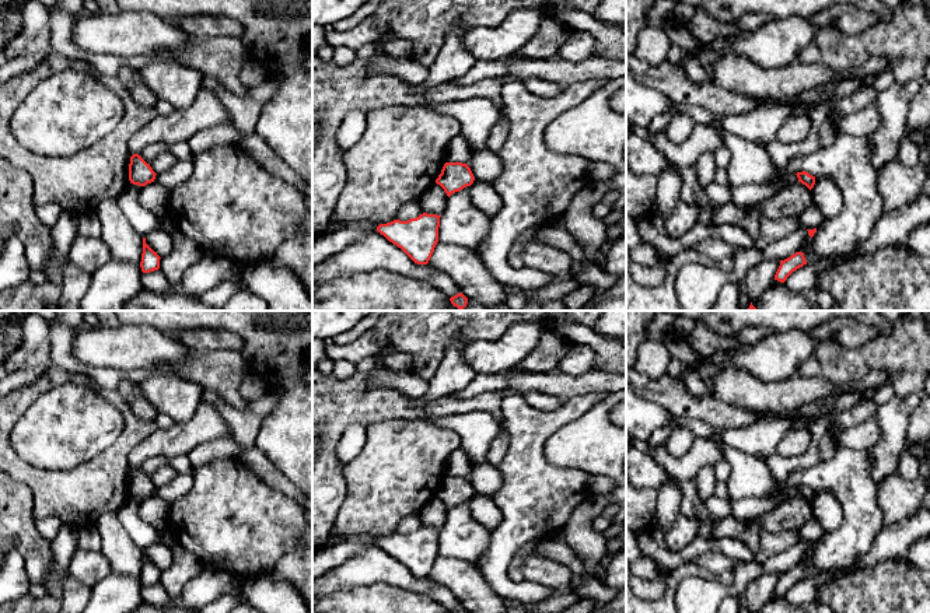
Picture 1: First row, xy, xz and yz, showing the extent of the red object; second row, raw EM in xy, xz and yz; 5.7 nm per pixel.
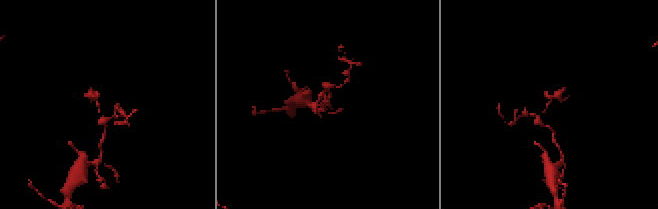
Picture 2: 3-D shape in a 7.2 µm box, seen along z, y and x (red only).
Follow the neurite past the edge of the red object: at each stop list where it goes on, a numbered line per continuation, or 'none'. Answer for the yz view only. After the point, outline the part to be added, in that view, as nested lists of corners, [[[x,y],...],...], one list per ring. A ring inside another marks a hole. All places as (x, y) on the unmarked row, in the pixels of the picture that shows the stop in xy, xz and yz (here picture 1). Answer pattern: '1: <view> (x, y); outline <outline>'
none

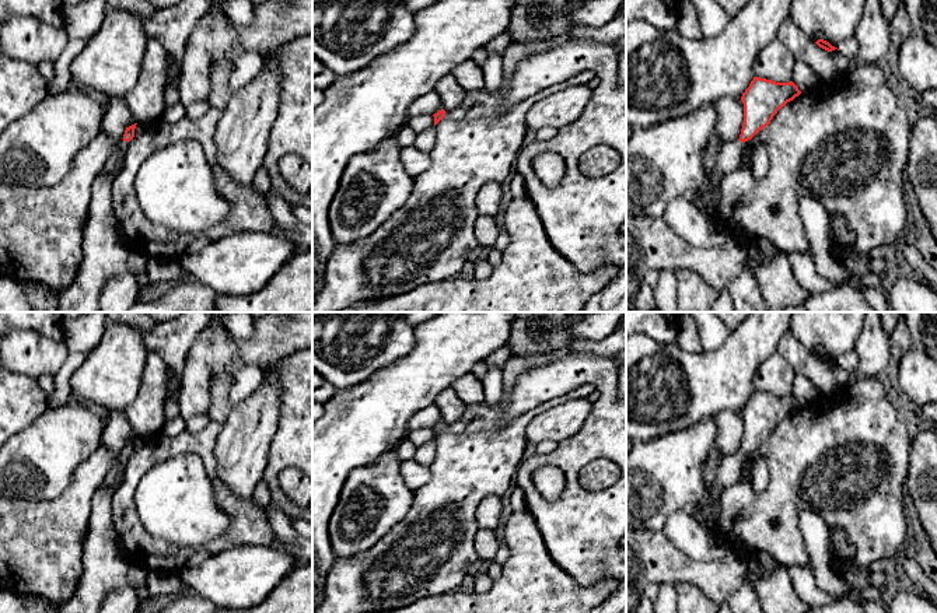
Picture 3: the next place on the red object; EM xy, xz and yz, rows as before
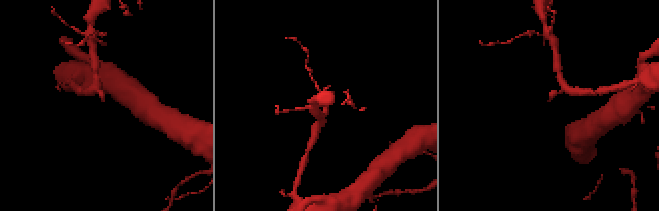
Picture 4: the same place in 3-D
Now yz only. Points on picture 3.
1: yz (727, 473); outline [[[740,453],[724,456],[724,459],[720,462],[716,470],[710,497],[710,516],[709,516],[709,522],[713,528],[719,516],[720,495],[724,488],[738,481],[742,462],[744,456]]]

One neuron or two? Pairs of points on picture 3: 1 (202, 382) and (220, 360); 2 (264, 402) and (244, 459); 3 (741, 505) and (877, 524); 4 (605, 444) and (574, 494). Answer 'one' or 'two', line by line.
1: one
2: one
3: one
4: one

